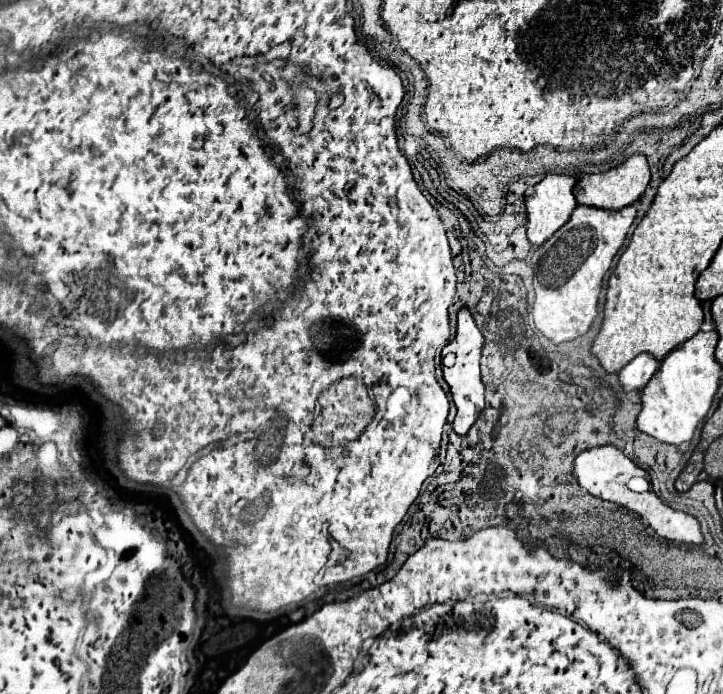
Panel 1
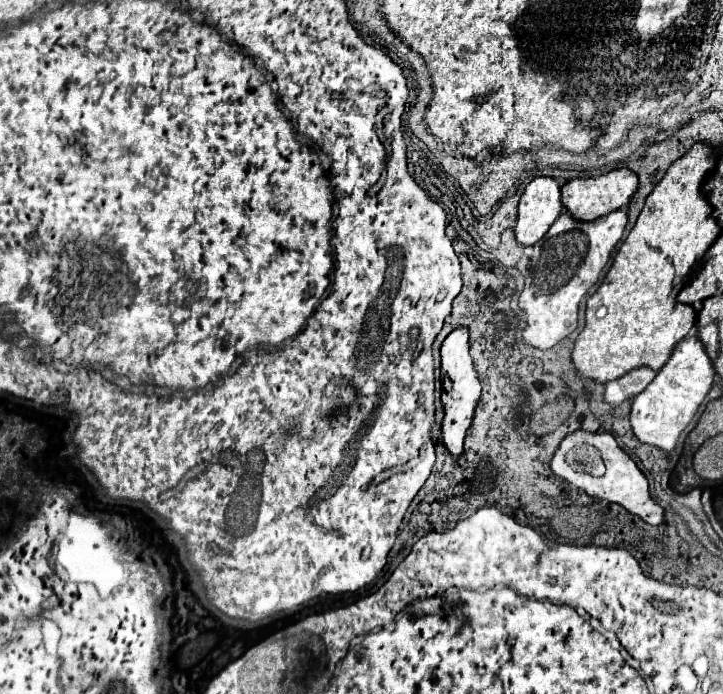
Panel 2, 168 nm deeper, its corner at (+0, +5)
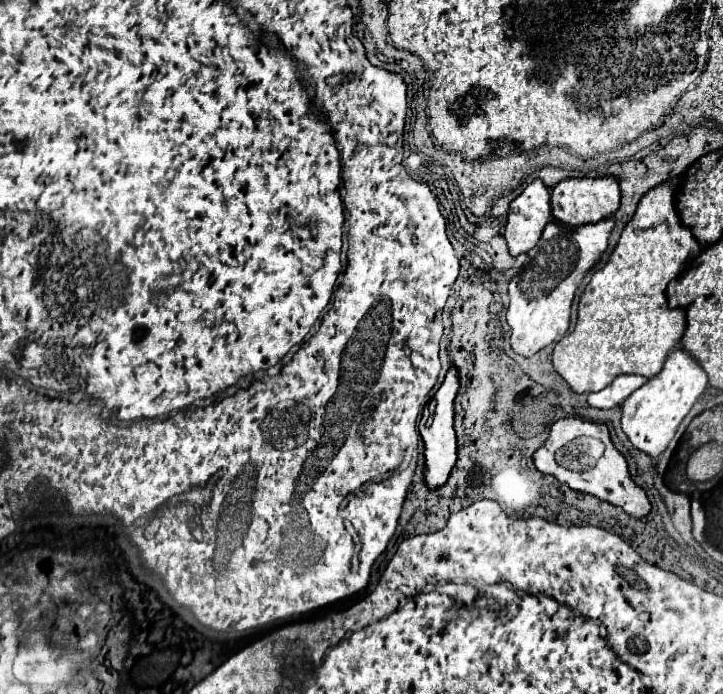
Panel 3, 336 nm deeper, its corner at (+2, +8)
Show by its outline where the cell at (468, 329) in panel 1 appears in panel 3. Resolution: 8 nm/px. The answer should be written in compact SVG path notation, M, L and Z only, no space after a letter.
M452 364L442 386L436 390L434 394L434 400L436 400L436 412L434 412L434 418L430 418L430 412L422 412L422 420L420 420L420 434L422 434L422 440L424 440L424 446L426 446L426 484L430 488L436 488L436 486L442 486L454 464L456 464L456 432L454 432L454 400L458 396L458 390L460 390L460 374L458 374L458 368Z

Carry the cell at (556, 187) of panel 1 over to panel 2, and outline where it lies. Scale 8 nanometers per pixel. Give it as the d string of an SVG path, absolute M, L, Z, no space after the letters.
M536 177L532 183L528 183L520 197L518 219L514 227L516 241L520 245L538 243L560 213L560 183L552 177Z

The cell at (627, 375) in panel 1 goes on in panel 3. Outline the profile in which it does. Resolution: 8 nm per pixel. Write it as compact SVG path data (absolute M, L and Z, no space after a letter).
M618 376L600 392L588 394L588 404L594 408L614 408L620 406L634 390L644 386L648 378L644 376Z

